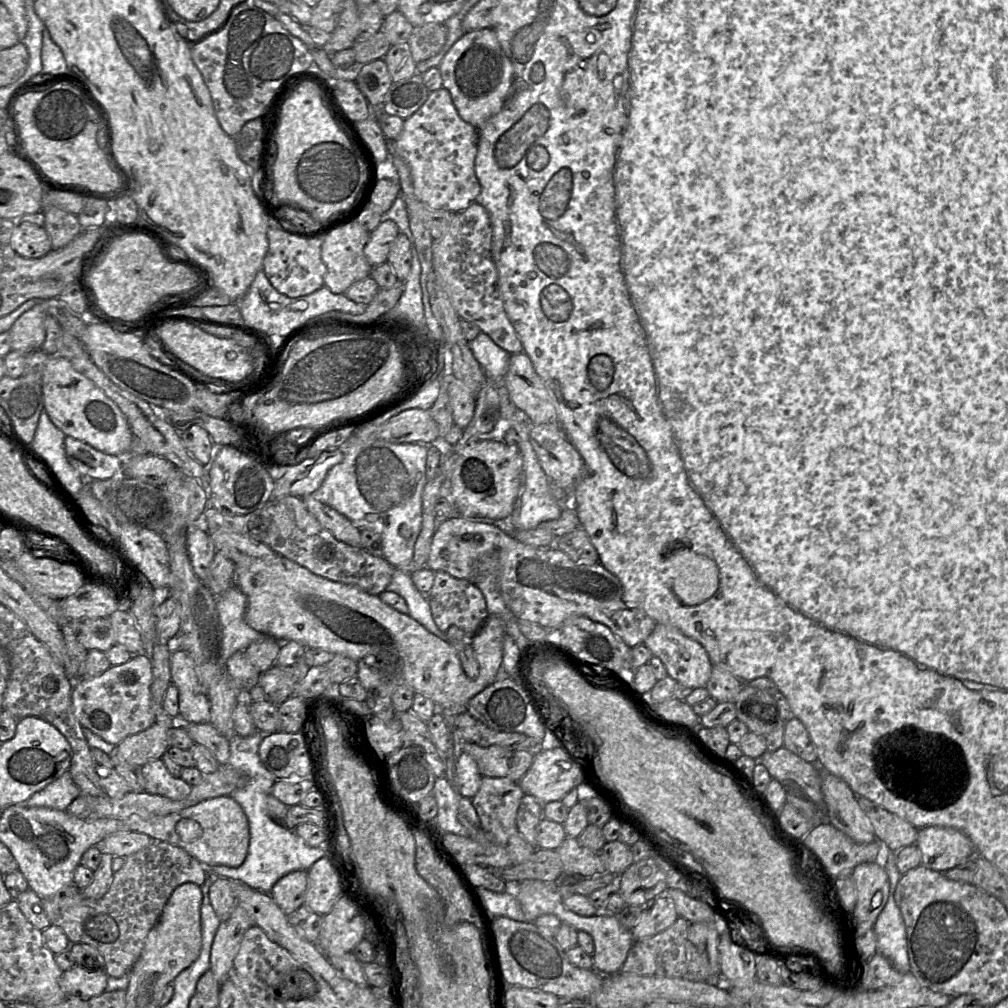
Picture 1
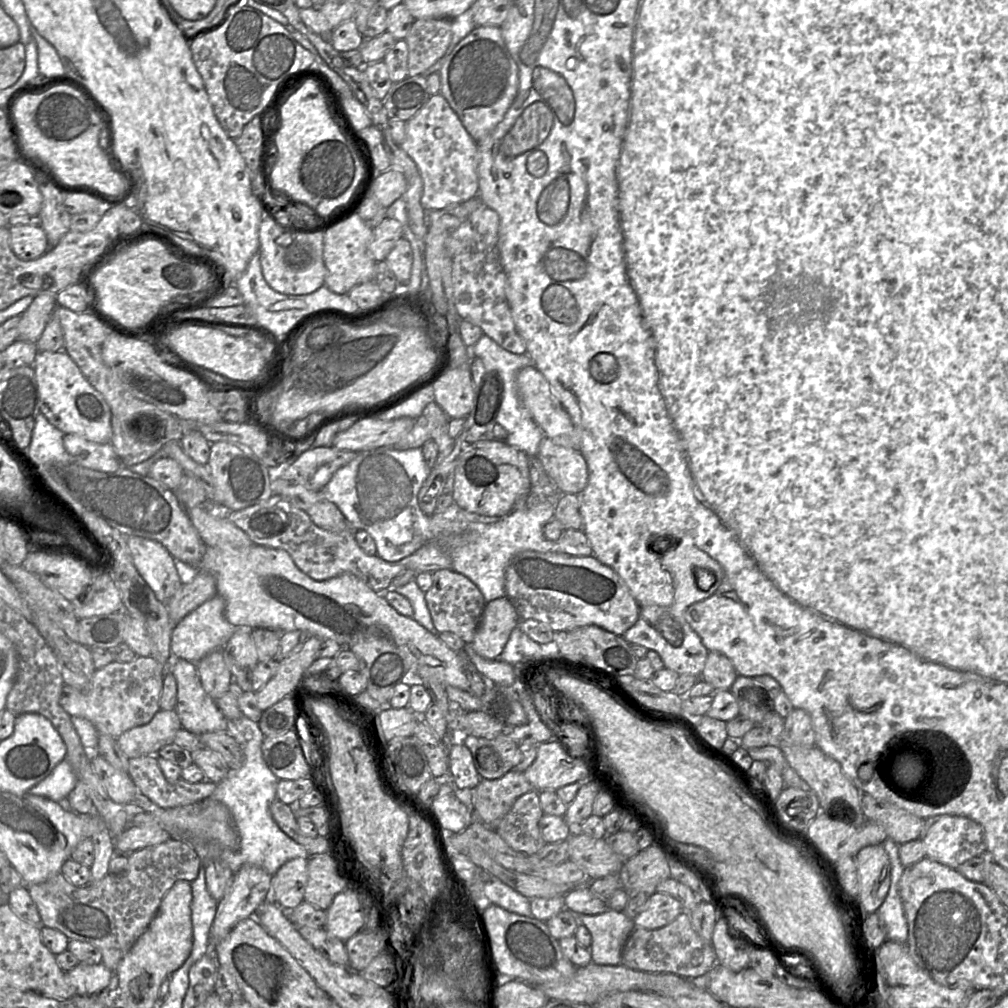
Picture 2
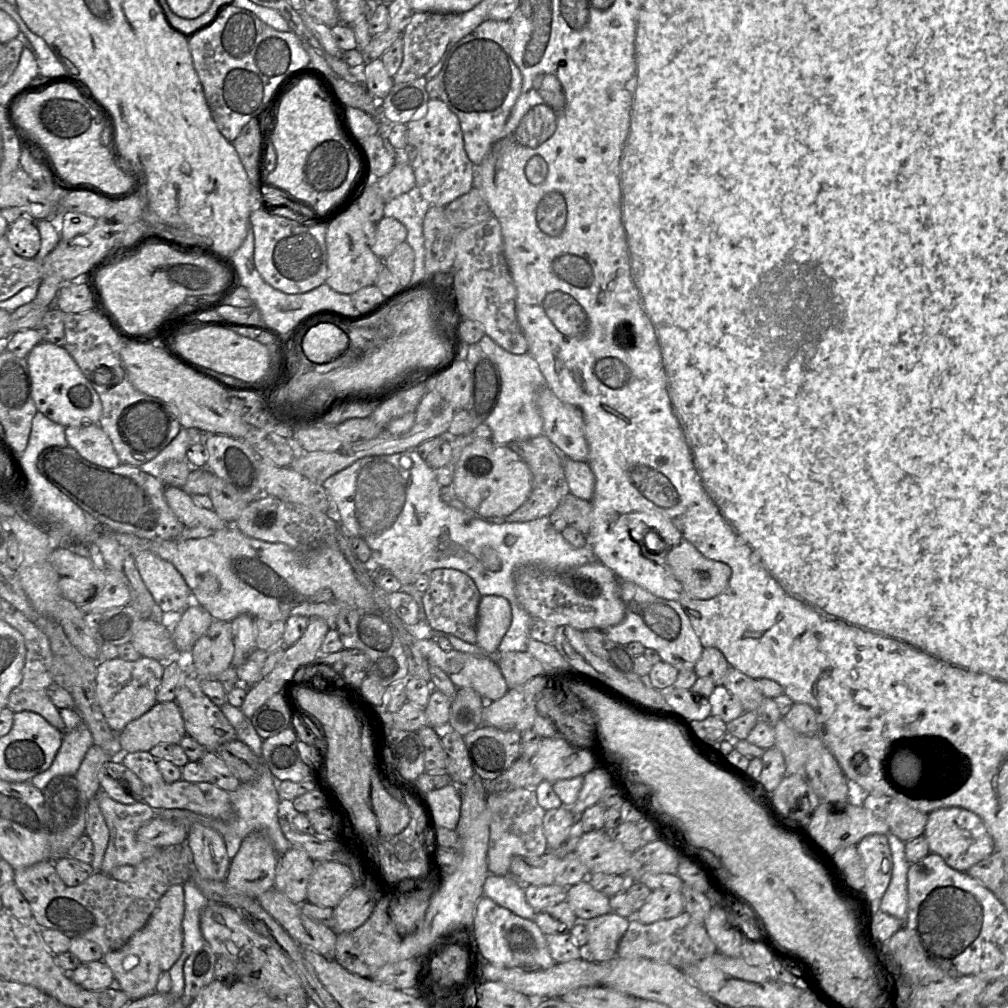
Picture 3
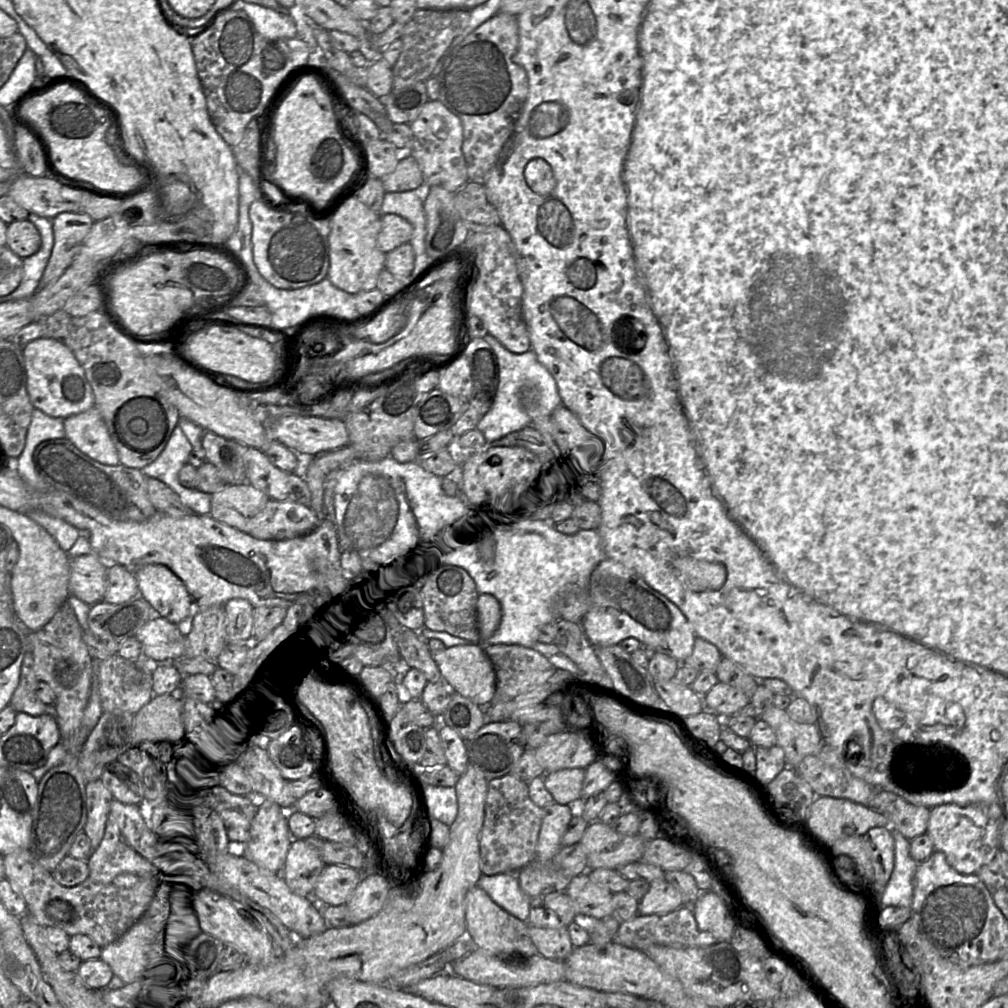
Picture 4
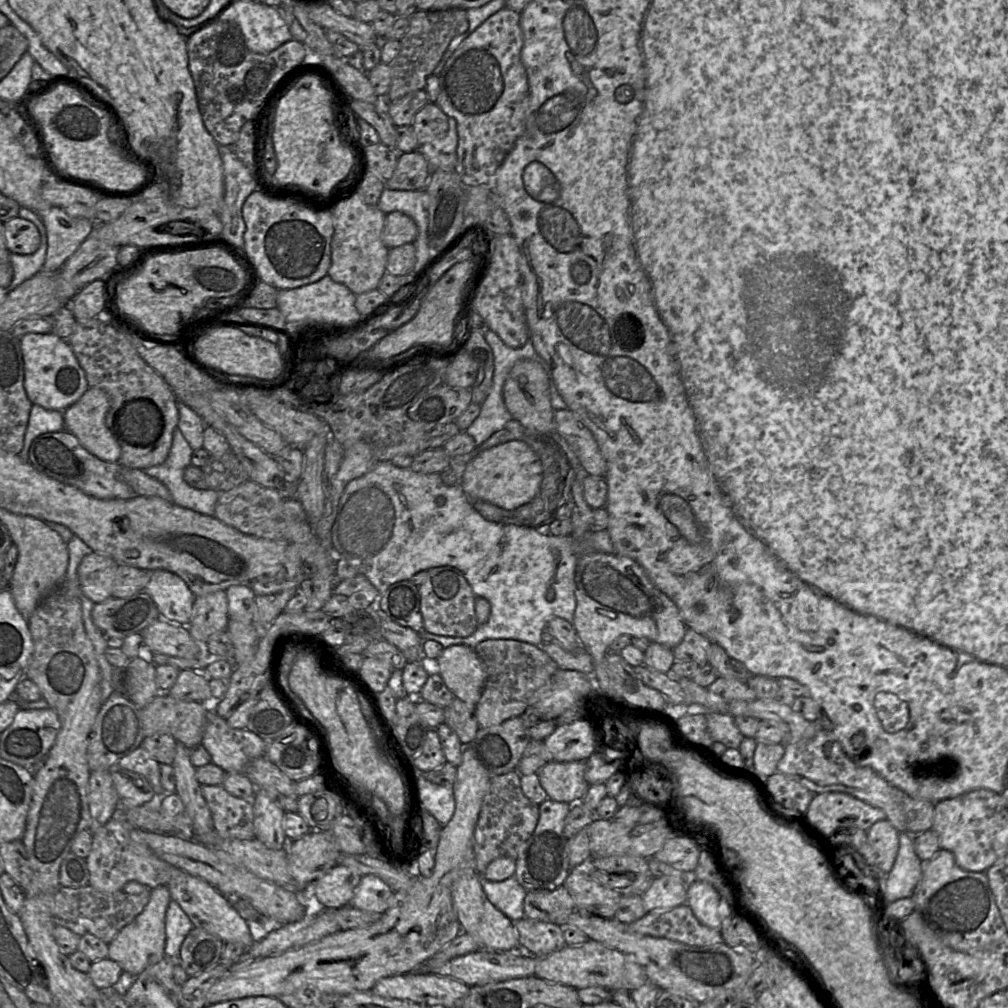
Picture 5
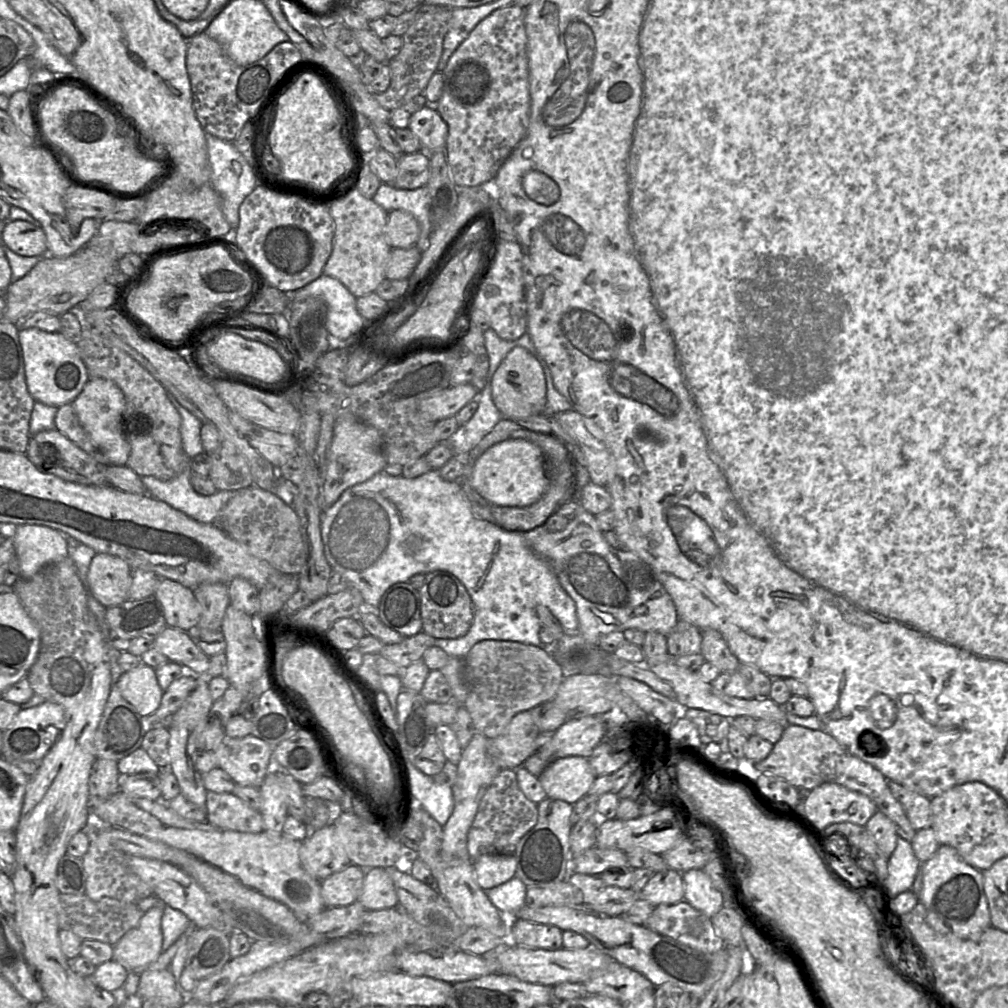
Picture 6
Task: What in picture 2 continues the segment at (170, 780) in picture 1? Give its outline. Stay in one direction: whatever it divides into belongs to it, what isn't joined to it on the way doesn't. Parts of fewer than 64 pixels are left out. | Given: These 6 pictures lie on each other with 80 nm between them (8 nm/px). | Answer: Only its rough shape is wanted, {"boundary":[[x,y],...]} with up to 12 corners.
{"boundary":[[154,755],[129,759],[139,794],[160,808],[209,798],[207,780],[169,782]]}

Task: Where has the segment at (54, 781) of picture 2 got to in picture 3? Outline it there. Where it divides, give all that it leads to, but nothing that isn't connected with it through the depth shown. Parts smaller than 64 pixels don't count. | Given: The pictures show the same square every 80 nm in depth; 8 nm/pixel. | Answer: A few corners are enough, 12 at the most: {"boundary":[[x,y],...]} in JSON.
{"boundary":[[83,722],[63,732],[51,766],[30,781],[43,790],[60,775],[75,776],[94,744]]}

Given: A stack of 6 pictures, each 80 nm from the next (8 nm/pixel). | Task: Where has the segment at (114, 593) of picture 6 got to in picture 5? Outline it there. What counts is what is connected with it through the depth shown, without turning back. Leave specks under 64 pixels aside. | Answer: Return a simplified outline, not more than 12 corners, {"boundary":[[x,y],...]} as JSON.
{"boundary":[[100,553],[78,566],[84,595],[95,604],[111,598],[118,566]]}

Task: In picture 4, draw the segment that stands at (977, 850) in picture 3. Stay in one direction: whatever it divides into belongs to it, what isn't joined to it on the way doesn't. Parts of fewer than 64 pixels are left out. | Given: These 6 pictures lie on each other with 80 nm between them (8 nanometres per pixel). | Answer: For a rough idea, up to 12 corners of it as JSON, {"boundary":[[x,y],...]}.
{"boundary":[[997,805],[930,809],[927,833],[960,874],[1001,850]]}

